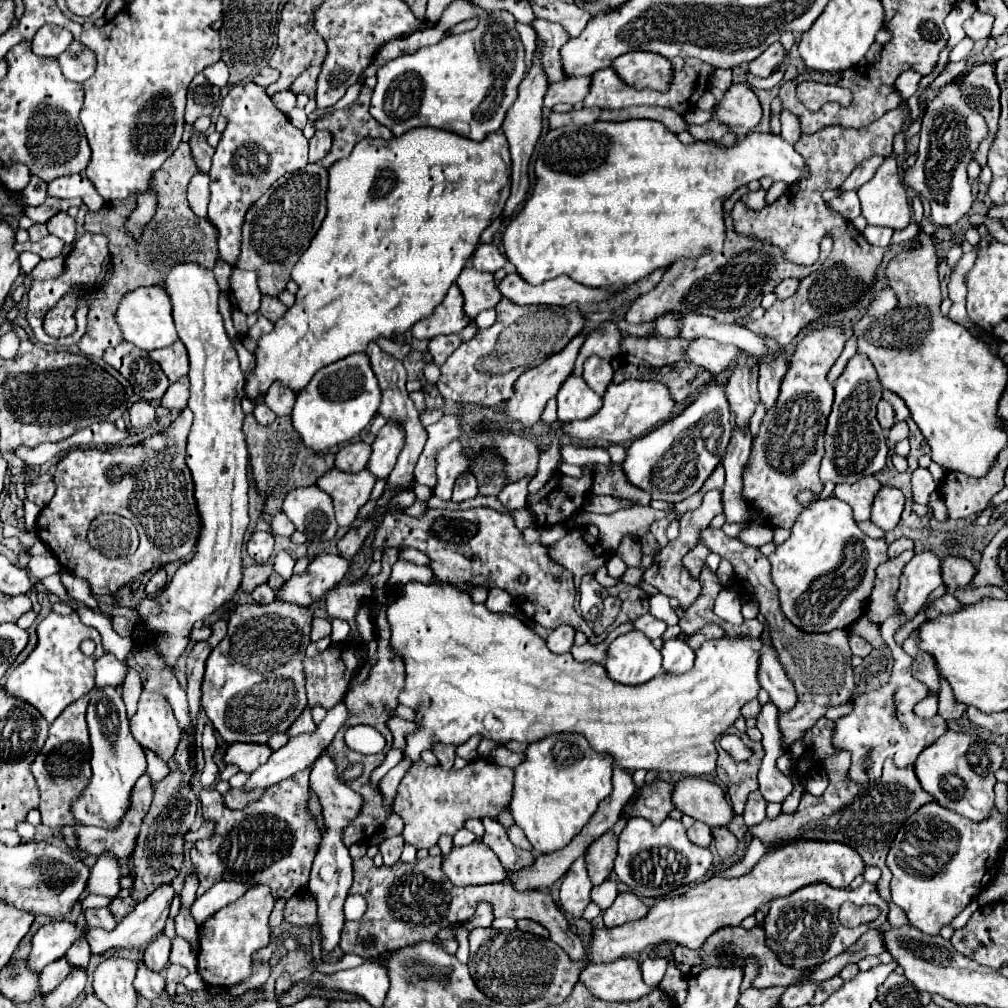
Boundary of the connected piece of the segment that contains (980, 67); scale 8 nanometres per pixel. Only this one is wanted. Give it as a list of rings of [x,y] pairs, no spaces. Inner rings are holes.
[[[976,64],[964,76],[960,76],[960,92],[966,100],[970,100],[970,106],[982,114],[988,126],[988,136],[980,142],[976,150],[976,160],[980,166],[986,164],[986,156],[990,150],[990,144],[998,130],[998,116],[1000,116],[1000,88],[994,78],[994,70],[990,64]]]

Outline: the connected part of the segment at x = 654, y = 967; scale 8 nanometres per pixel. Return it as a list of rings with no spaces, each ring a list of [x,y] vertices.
[[[664,940],[660,944],[656,944],[650,952],[654,956],[646,956],[644,962],[642,962],[642,976],[644,976],[644,982],[646,984],[652,984],[652,986],[658,986],[660,980],[664,978],[664,972],[668,968],[668,958],[664,958],[660,954],[660,946],[670,946],[672,940]]]

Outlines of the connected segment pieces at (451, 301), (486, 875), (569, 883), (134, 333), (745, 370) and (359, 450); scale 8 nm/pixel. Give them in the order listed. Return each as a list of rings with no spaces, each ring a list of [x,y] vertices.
[[[456,284],[450,286],[446,292],[442,304],[436,306],[432,316],[416,322],[412,326],[412,334],[418,340],[430,340],[432,336],[440,334],[452,334],[452,332],[462,332],[470,324],[470,318],[464,316],[464,300],[462,292]]]
[[[482,842],[454,846],[448,854],[442,856],[442,870],[456,886],[492,884],[506,880],[506,868]]]
[[[580,856],[562,880],[562,888],[560,888],[562,908],[572,918],[582,918],[586,906],[592,902],[590,890],[592,890],[592,882],[590,882],[588,872],[586,872],[586,860],[584,860],[584,856]]]
[[[148,286],[148,288],[136,288],[134,292],[128,292],[116,312],[116,322],[122,328],[124,340],[132,342],[138,348],[144,350],[158,350],[174,344],[178,340],[174,320],[172,320],[172,302],[168,298],[168,292],[162,286]]]
[[[736,364],[732,378],[726,386],[726,398],[734,414],[734,424],[742,432],[748,432],[750,418],[760,404],[758,396],[758,364]]]
[[[354,442],[340,448],[336,454],[336,468],[342,472],[362,472],[368,468],[372,448],[366,442]]]

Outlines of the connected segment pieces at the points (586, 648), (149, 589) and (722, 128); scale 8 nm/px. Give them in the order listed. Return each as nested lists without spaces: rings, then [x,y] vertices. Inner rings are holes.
[[[626,622],[626,624],[620,624],[616,630],[613,630],[608,634],[604,642],[598,645],[592,645],[586,643],[581,646],[573,645],[571,649],[571,653],[574,658],[578,662],[585,662],[588,660],[594,660],[594,662],[602,662],[606,657],[608,646],[610,642],[616,639],[620,634],[624,634],[624,632],[628,632],[628,630],[632,630],[634,628],[634,624],[632,622]]]
[[[160,568],[160,570],[158,570],[158,572],[148,580],[144,592],[146,592],[148,596],[154,596],[154,594],[158,594],[164,586],[166,586],[166,570]]]
[[[710,120],[702,126],[690,126],[688,132],[696,138],[696,140],[712,140],[712,142],[718,142],[726,132],[728,132],[728,126],[722,124],[720,120]]]

